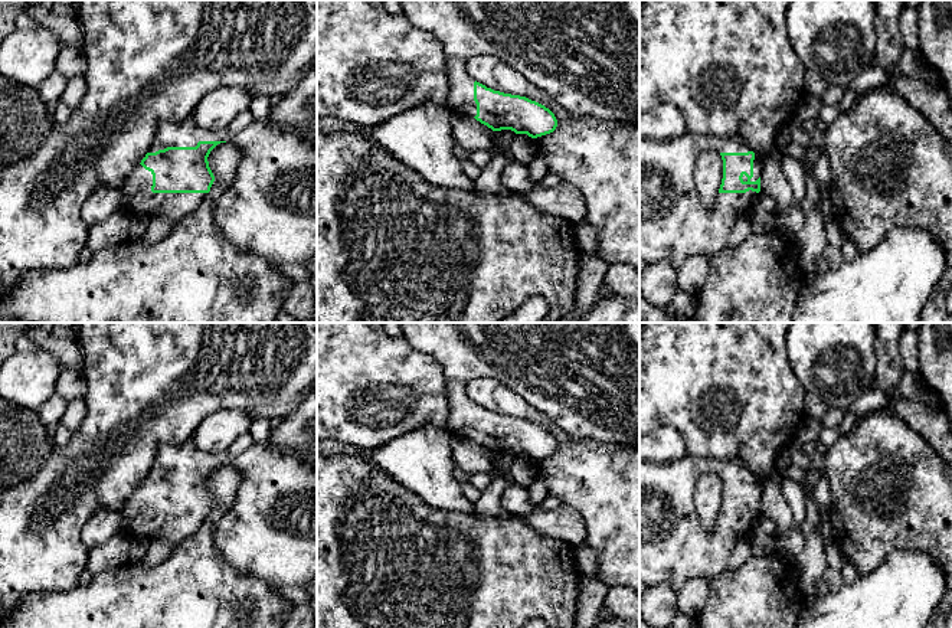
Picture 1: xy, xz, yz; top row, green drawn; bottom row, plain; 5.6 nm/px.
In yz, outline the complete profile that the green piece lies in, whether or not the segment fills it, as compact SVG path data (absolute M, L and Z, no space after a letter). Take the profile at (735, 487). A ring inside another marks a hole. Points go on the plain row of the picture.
M683 457L675 461L639 462L639 580L647 586L668 583L677 591L690 579L710 582L724 569L736 544L749 536L760 514L762 481L737 458L706 459ZM717 474L723 483L723 501L711 530L707 530L694 506L701 475Z

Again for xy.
M269 439L241 455L203 452L192 441L163 445L148 475L121 510L121 531L171 547L192 536L215 504L207 480L220 465L235 467L242 477L233 507L213 529L215 544L225 559L241 573L275 588L305 586L317 579L317 471Z

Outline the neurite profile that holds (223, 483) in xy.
M217 467L207 480L215 498L210 514L196 533L173 546L158 565L145 568L141 562L128 562L94 575L88 585L73 591L29 595L0 619L0 628L282 628L294 605L278 595L278 588L241 573L215 544L213 529L233 507L241 483L235 467Z

